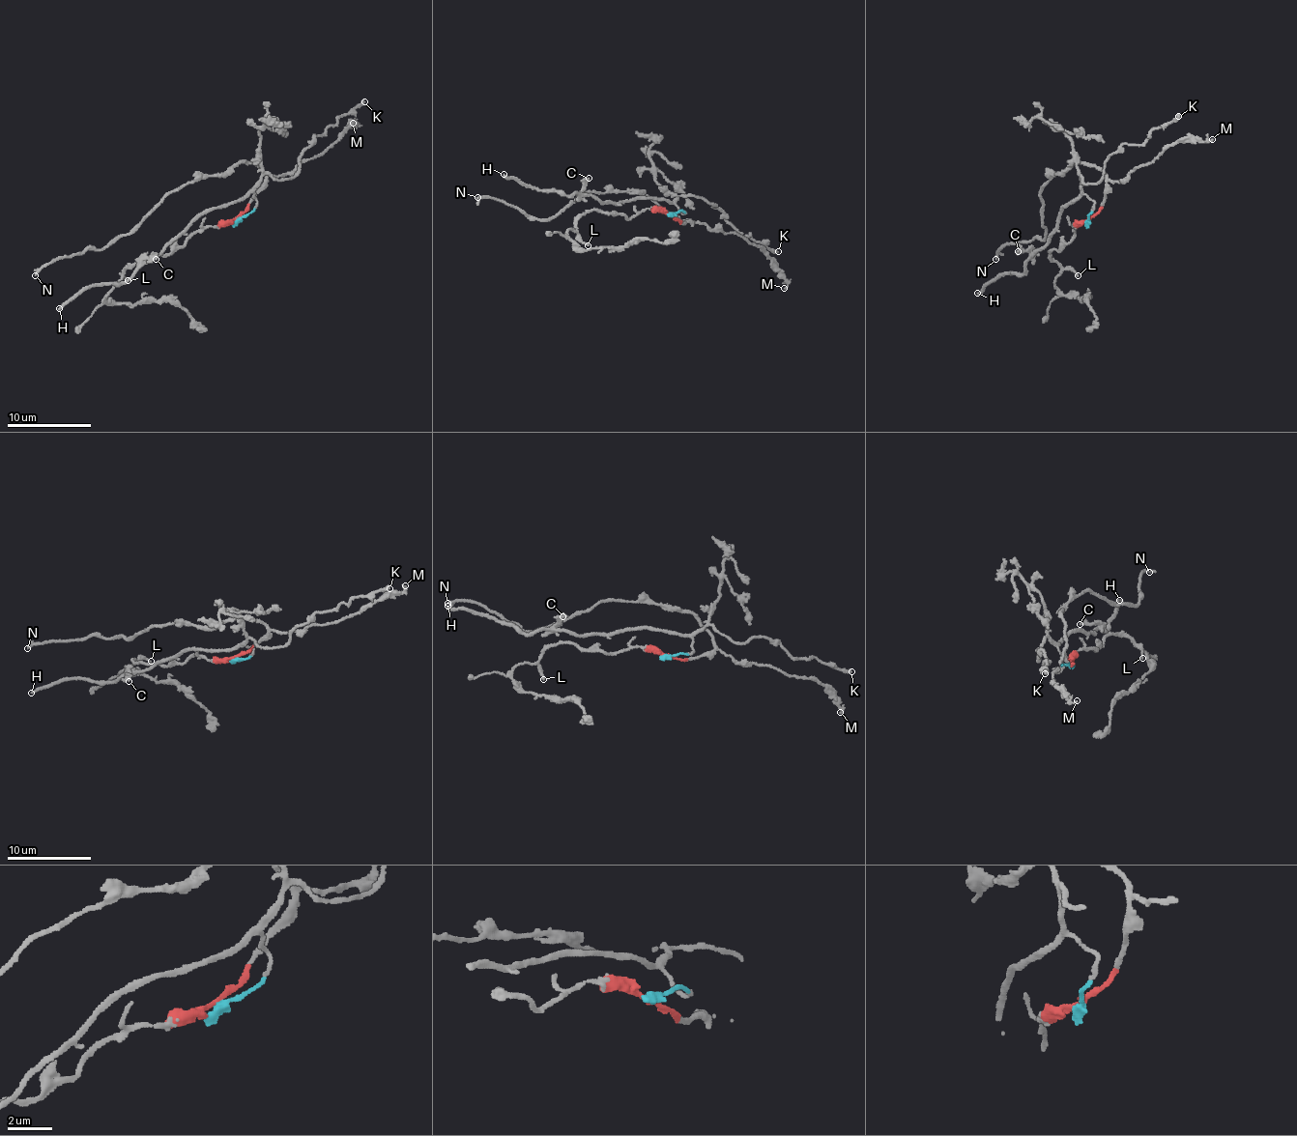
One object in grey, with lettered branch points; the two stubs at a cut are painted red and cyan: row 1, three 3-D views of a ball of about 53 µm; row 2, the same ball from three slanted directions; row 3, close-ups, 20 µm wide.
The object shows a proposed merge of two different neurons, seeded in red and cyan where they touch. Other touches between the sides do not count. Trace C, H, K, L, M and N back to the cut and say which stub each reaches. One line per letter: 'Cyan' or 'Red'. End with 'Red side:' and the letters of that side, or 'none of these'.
C: Cyan
H: Cyan
K: Cyan
L: Red
M: Red
N: Red
Red side: L, M, N

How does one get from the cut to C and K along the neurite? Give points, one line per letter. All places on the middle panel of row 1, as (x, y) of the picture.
C: (670, 215), (680, 211), (685, 212), (656, 197), (600, 204), (586, 194), (583, 182), (588, 177)
K: (670, 215), (680, 211), (685, 212), (680, 212), (677, 203), (679, 195), (709, 201), (738, 232), (778, 252)

